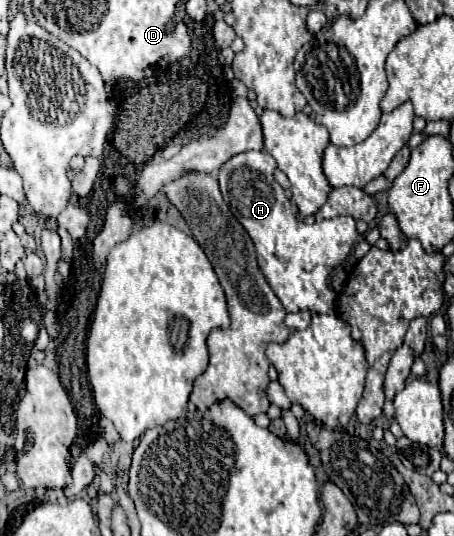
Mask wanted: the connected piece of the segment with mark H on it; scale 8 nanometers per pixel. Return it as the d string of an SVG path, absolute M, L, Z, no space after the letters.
M246 151L234 155L220 169L220 189L230 189L230 211L252 237L258 253L258 265L270 287L288 313L312 309L314 313L334 313L336 293L328 287L332 269L346 259L356 239L356 221L352 217L336 217L328 221L302 223L290 211L284 189L274 181L276 161L262 151Z

